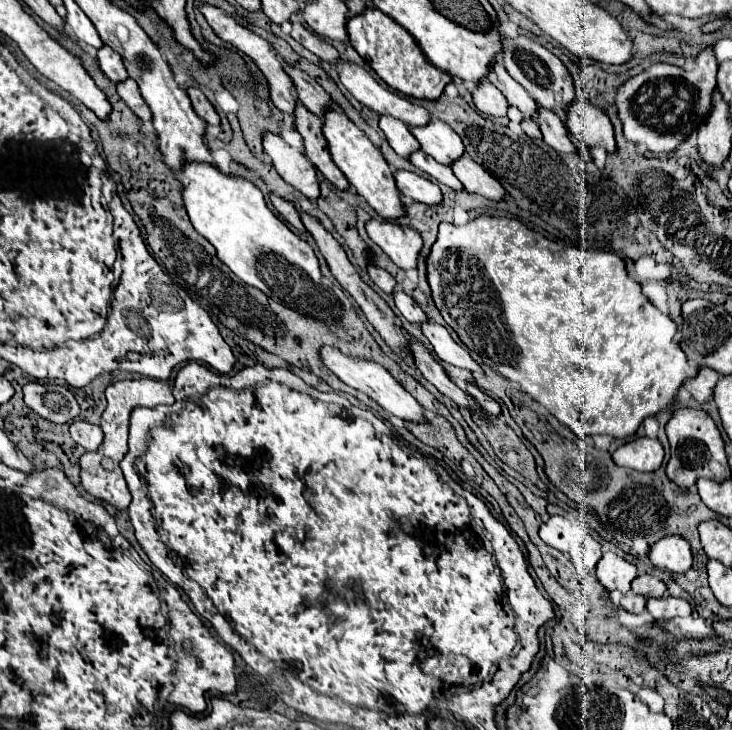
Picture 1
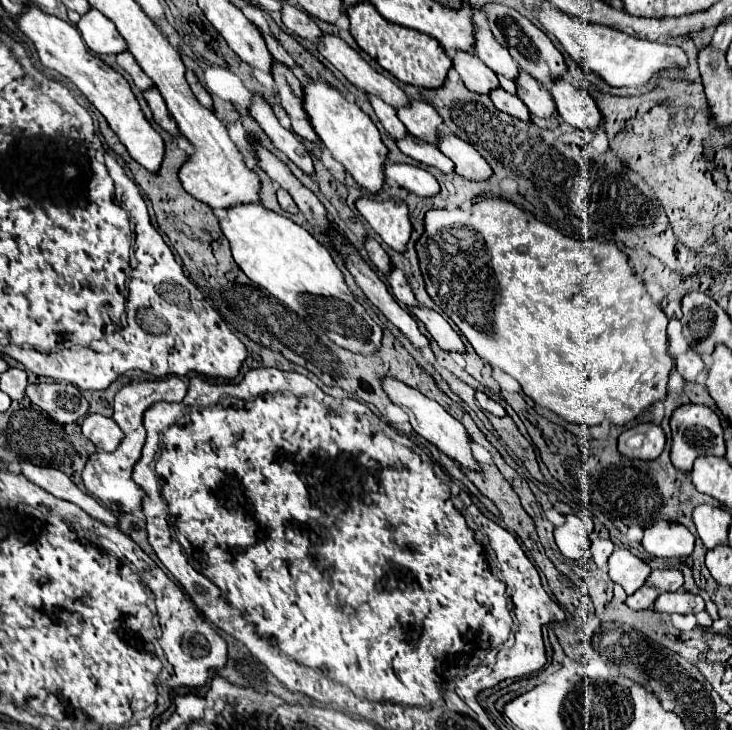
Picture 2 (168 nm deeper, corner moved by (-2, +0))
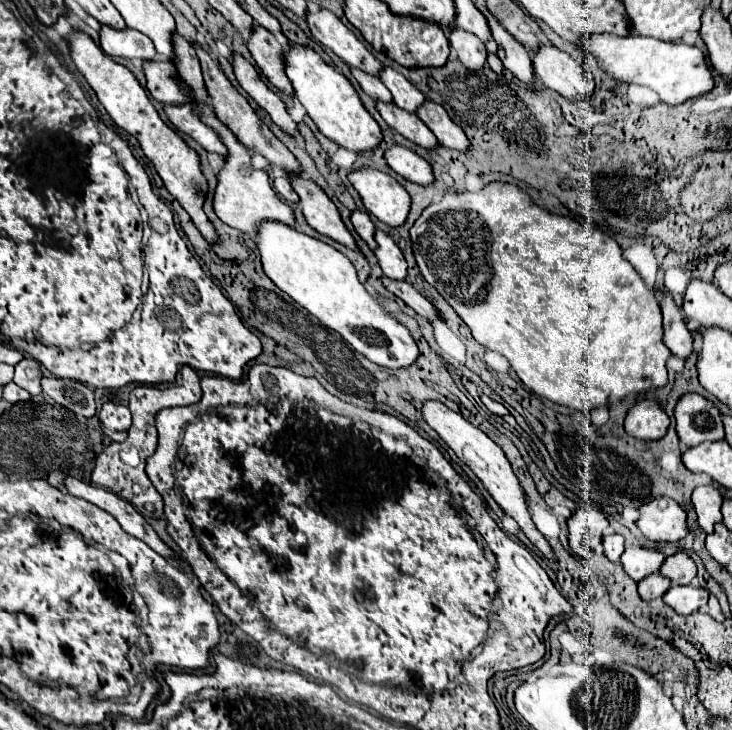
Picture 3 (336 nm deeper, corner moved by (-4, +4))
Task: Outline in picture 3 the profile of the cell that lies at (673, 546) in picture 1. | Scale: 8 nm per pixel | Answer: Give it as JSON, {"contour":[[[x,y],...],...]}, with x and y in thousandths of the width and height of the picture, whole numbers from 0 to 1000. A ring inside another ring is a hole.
{"contour":[[[895,682],[873,699],[870,723],[892,742],[928,742],[941,732],[933,696],[917,682]]]}

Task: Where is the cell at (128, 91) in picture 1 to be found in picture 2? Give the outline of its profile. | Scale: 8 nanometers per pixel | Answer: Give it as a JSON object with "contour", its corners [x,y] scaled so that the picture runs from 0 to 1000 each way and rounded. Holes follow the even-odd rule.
{"contour":[[[206,121],[206,123],[195,126],[195,132],[198,132],[198,137],[201,137],[204,145],[206,145],[206,153],[209,153],[212,167],[214,167],[217,173],[223,173],[231,184],[247,186],[247,181],[242,178],[242,170],[236,167],[236,159],[231,156],[231,151],[228,151],[228,145],[225,145],[225,137],[223,137],[220,129],[214,126],[214,121]]]}

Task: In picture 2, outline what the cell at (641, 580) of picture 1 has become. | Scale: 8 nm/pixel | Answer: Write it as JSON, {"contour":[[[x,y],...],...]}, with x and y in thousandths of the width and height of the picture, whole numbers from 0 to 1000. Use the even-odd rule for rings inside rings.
{"contour":[[[906,778],[906,781],[892,781],[889,789],[884,792],[884,800],[903,811],[922,811],[933,803],[933,784],[925,778]]]}

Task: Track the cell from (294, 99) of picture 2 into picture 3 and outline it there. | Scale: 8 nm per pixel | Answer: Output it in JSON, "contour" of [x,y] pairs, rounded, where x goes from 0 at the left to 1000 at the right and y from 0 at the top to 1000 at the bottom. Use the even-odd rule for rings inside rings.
{"contour":[[[348,36],[340,49],[337,66],[365,110],[387,129],[400,132],[400,118],[389,101],[389,71],[376,49],[357,36]]]}

